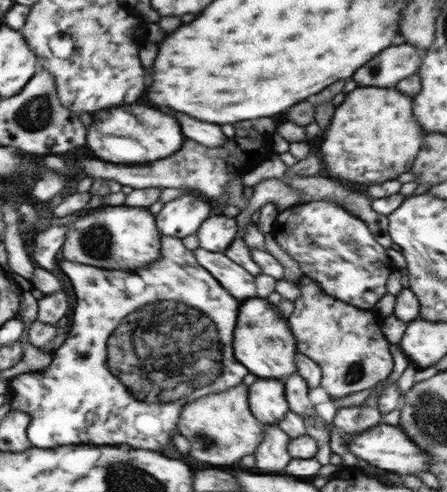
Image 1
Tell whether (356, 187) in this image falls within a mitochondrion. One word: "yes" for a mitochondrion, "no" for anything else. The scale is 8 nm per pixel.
no

